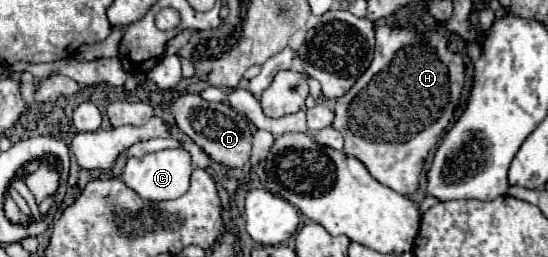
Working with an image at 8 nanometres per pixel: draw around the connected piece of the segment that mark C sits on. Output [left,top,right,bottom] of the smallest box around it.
[122,147,192,201]

